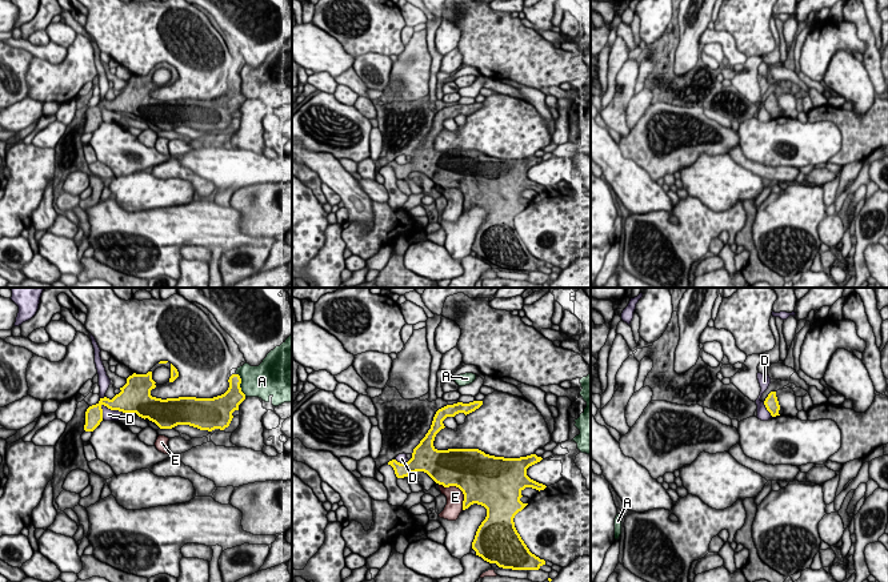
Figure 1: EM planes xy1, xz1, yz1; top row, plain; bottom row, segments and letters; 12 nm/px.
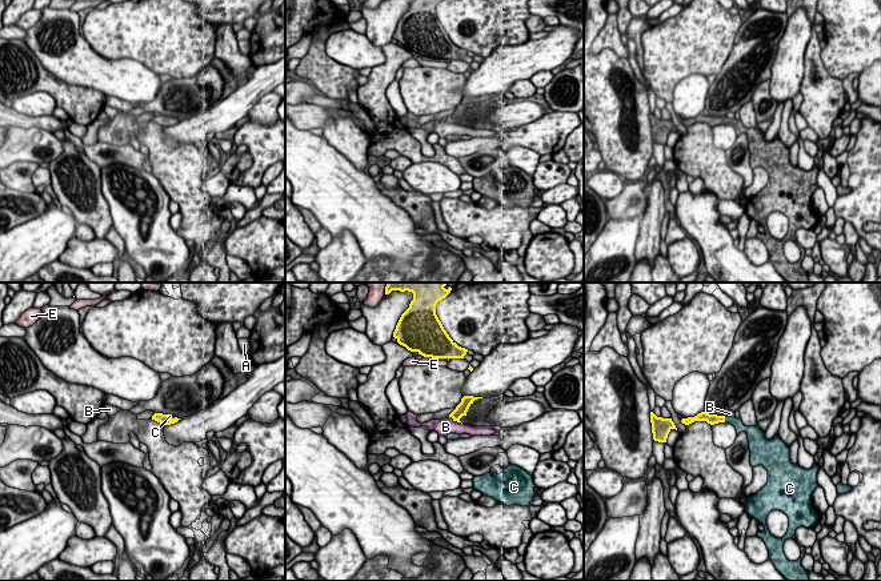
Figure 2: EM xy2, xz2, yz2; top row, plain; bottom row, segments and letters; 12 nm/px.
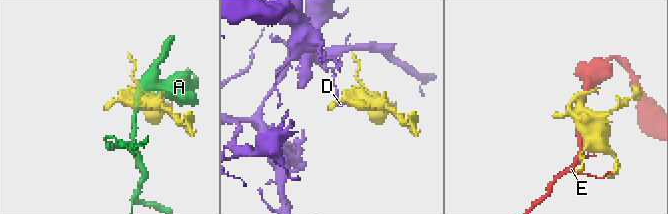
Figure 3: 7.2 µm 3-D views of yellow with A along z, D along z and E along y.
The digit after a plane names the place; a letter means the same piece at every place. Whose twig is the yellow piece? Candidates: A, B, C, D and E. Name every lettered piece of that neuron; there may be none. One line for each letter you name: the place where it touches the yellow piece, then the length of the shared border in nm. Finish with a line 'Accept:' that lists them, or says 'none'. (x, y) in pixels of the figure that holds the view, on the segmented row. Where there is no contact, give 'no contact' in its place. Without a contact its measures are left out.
C: yz2 (724, 419) | 80 nm
Accept: C

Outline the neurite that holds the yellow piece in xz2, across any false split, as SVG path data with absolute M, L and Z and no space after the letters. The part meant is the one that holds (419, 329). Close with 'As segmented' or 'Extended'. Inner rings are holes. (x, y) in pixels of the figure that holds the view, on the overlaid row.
M385 283L385 294L392 290L412 292L413 300L401 314L393 337L411 352L432 358L464 358L468 349L458 346L446 333L436 314L436 305L452 288L445 283Z. As segmented

